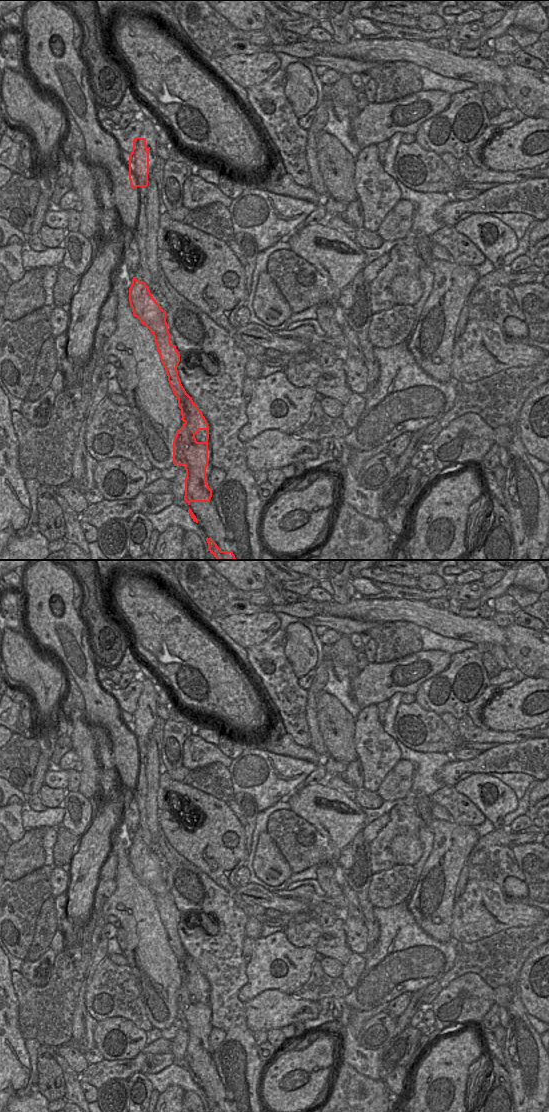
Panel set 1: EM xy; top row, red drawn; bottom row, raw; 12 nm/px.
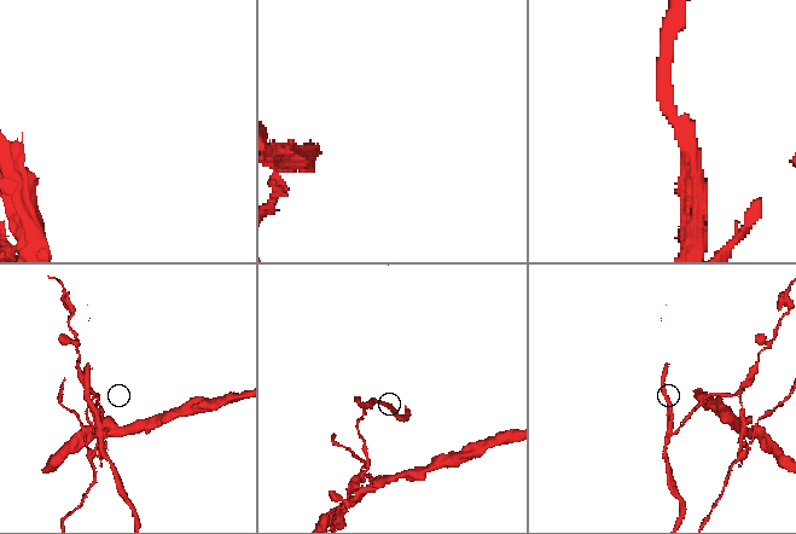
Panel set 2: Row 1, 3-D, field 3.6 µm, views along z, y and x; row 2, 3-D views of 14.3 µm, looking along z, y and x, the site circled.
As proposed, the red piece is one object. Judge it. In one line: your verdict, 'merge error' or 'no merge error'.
merge error

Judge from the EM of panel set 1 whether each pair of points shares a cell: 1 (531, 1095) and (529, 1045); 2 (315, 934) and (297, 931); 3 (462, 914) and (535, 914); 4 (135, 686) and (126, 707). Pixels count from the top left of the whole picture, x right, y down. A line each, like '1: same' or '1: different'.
1: same
2: same
3: same
4: same

